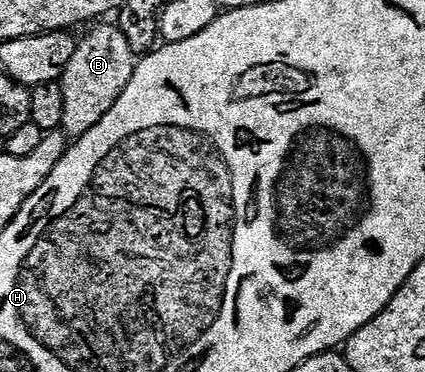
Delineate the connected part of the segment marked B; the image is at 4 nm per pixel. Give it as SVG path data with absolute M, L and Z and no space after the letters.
M95 25L90 35L86 39L79 41L72 52L72 60L68 60L66 71L62 73L60 79L62 91L64 92L64 120L61 129L65 131L71 139L77 140L82 135L87 134L116 104L116 100L124 92L128 80L132 80L136 56L132 48L128 48L128 40L124 40L124 32L118 30L117 25L110 26Z

